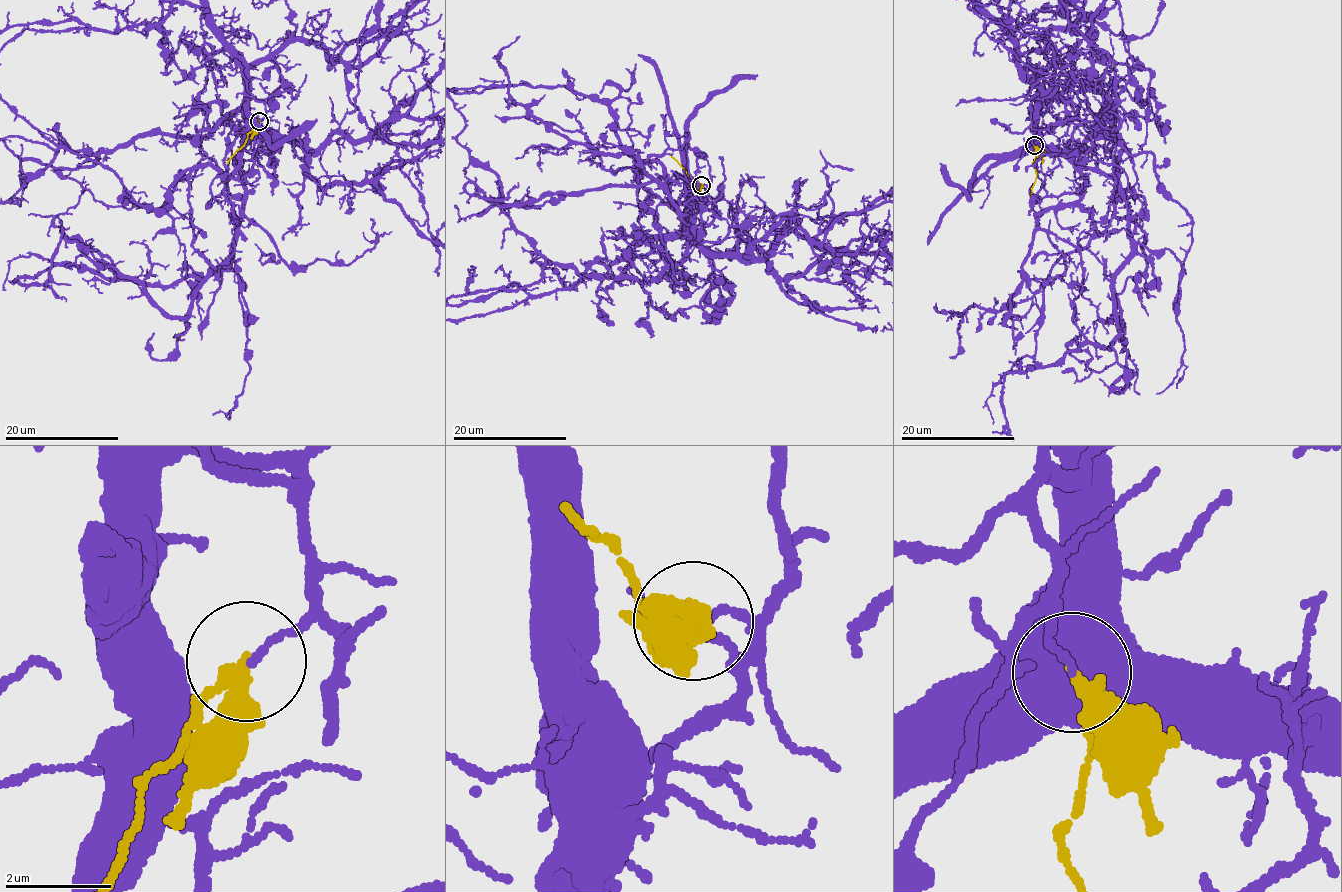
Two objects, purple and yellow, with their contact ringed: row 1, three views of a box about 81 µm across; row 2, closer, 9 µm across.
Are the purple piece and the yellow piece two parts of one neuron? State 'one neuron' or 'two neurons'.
two neurons

